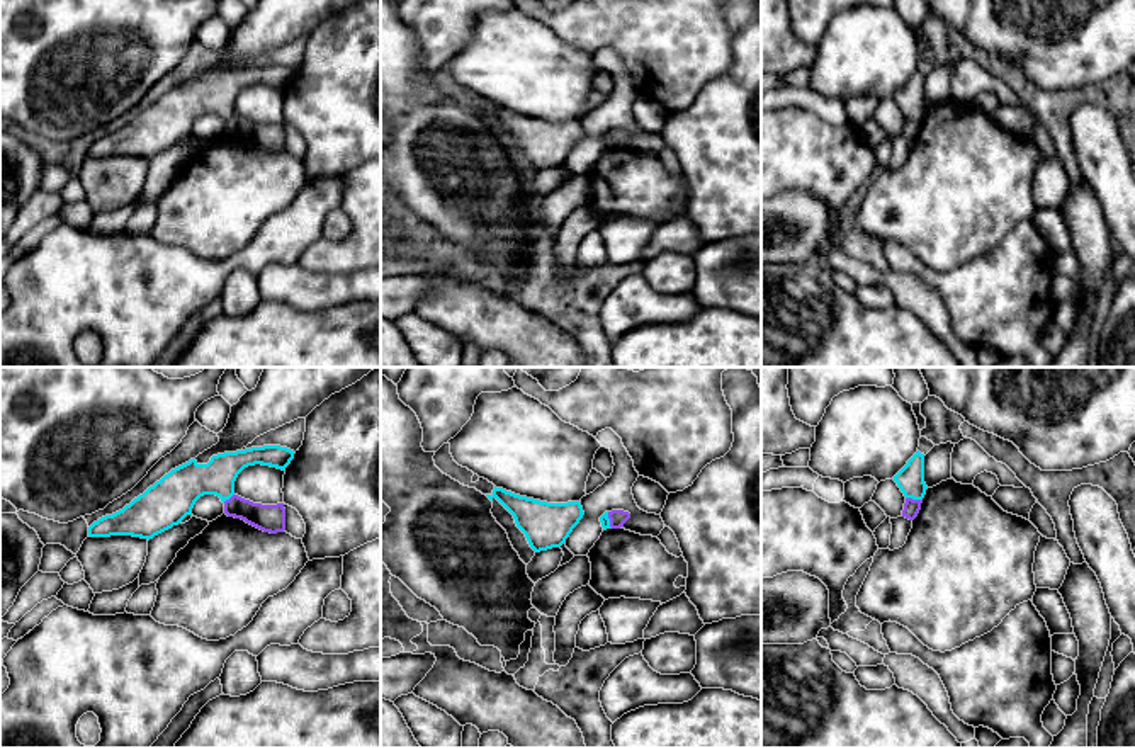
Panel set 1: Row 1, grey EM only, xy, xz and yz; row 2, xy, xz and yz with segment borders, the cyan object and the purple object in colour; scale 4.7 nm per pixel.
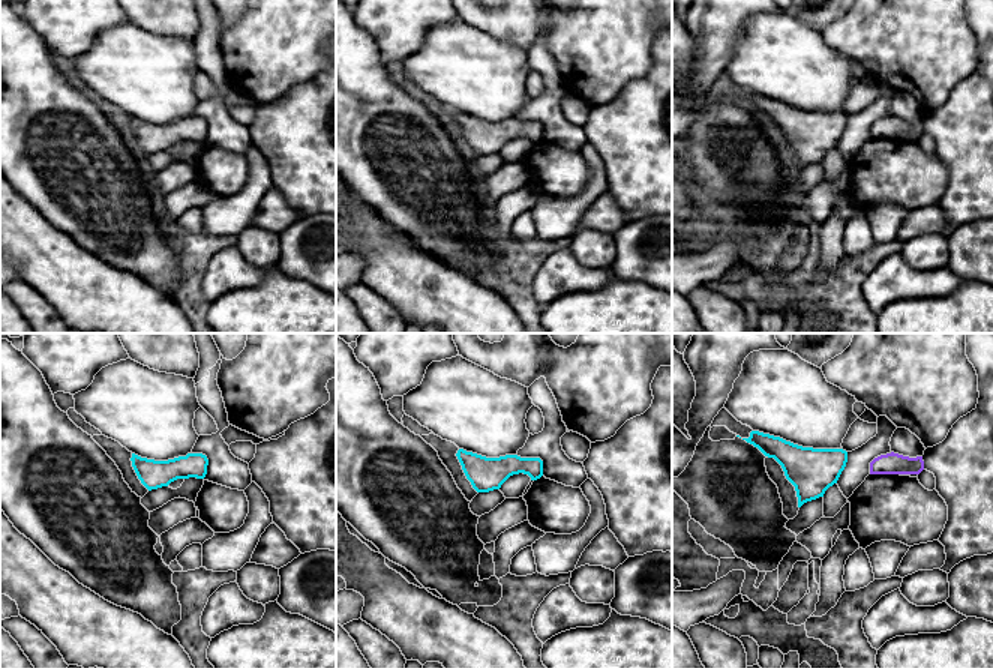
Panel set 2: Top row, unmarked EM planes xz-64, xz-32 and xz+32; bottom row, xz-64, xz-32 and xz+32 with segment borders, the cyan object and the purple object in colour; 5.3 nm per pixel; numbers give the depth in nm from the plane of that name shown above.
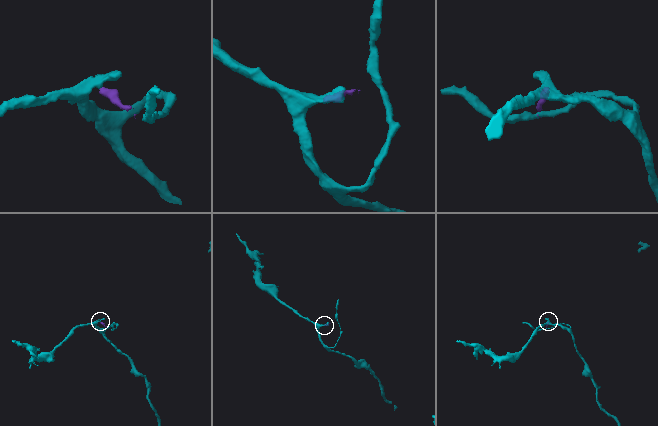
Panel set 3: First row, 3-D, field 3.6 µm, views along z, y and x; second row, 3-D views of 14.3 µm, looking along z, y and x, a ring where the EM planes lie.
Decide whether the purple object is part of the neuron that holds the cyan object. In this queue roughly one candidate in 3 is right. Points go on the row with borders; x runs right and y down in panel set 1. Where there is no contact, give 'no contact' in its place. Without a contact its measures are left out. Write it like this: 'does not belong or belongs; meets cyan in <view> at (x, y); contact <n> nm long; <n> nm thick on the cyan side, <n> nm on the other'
does not belong; meets cyan in yz at (914, 498); contact 80 nm long; 130 nm thick on the cyan side, 80 nm on the other

